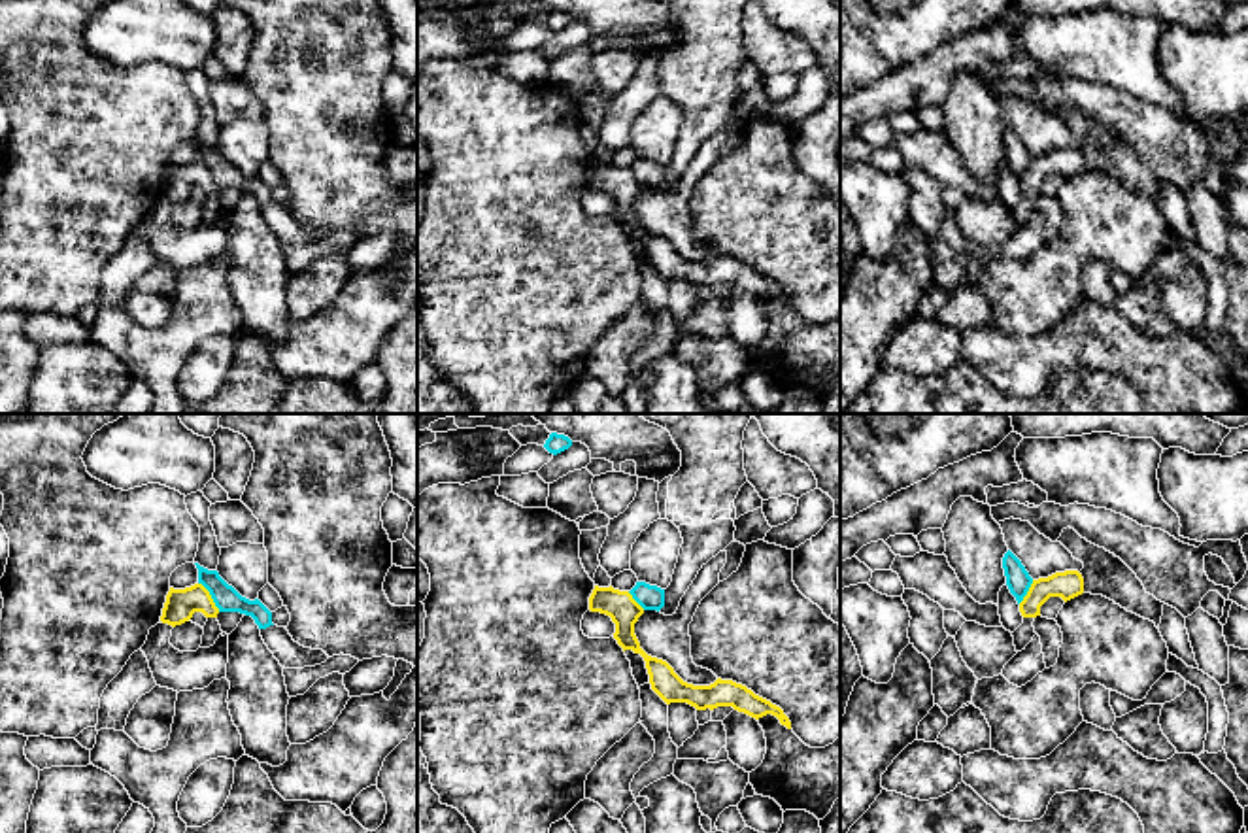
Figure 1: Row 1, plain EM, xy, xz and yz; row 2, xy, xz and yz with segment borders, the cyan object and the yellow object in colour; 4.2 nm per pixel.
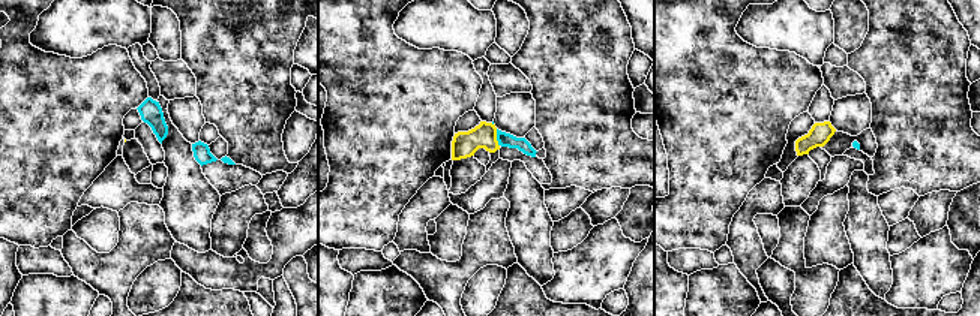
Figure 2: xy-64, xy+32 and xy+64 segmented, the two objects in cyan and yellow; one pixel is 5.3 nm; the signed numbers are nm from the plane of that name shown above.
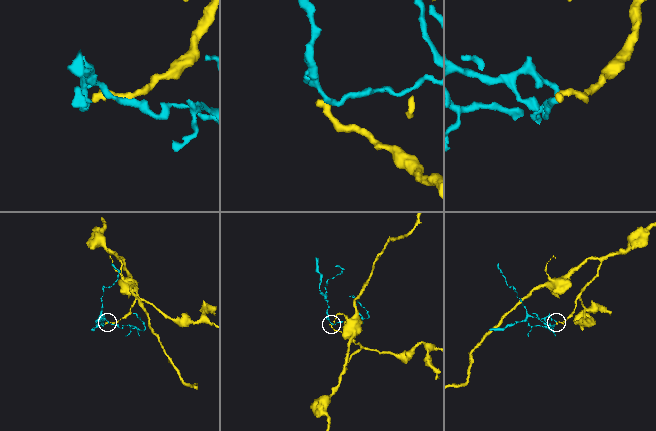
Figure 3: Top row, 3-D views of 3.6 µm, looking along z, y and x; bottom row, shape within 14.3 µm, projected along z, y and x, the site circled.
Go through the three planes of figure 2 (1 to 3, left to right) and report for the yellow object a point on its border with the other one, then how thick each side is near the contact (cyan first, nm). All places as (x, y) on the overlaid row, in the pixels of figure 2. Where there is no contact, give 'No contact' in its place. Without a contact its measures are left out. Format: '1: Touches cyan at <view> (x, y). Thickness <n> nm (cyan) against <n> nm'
1: No contact
2: Touches cyan at xy+32 (497, 138). Thickness 80 nm (cyan) against 140 nm
3: No contact

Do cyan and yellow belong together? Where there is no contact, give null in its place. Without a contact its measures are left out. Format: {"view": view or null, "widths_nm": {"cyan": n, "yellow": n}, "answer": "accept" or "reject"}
{"view": "xy", "widths_nm": {"cyan": 110, "yellow": 130}, "answer": "reject"}

